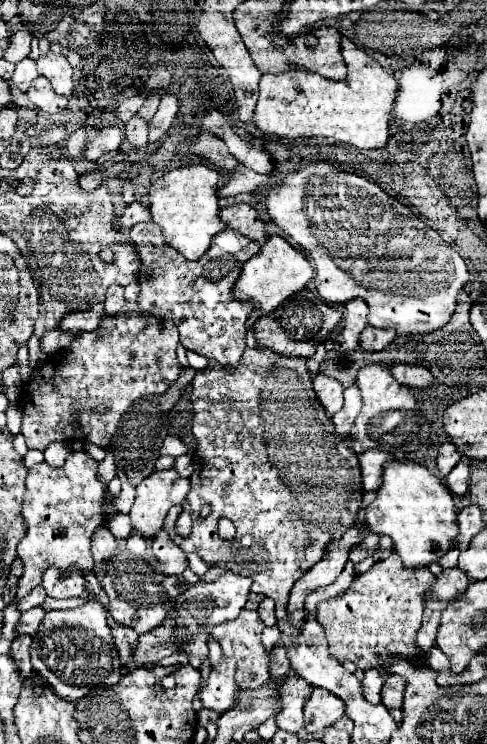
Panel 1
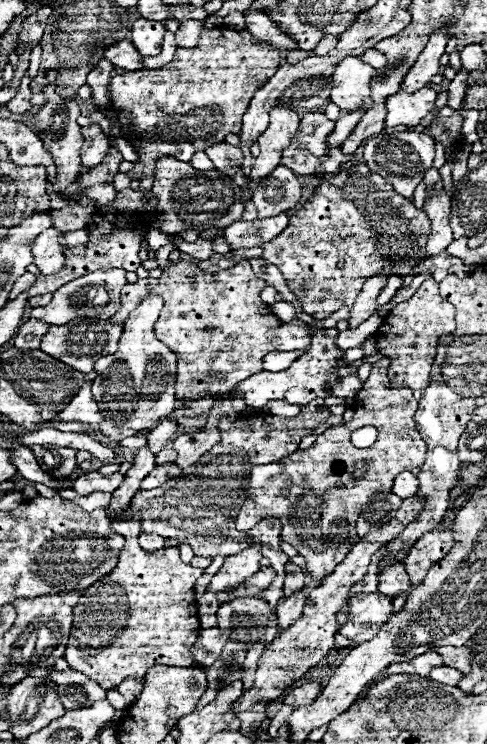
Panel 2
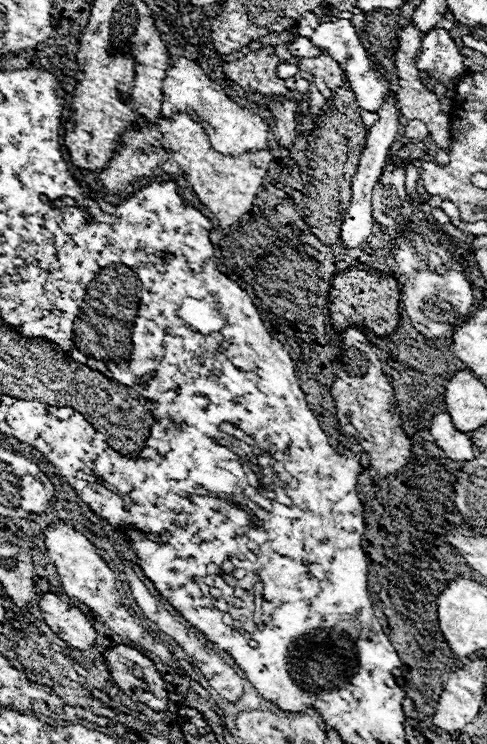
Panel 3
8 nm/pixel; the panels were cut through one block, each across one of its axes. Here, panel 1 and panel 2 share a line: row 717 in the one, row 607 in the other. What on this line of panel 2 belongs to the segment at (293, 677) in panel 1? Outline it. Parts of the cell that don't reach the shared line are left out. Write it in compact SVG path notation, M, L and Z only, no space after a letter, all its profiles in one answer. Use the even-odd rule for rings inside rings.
M294 592L288 598L280 598L278 606L276 606L276 614L278 614L278 626L284 630L288 628L292 622L296 622L302 616L302 608L306 602L306 592Z

